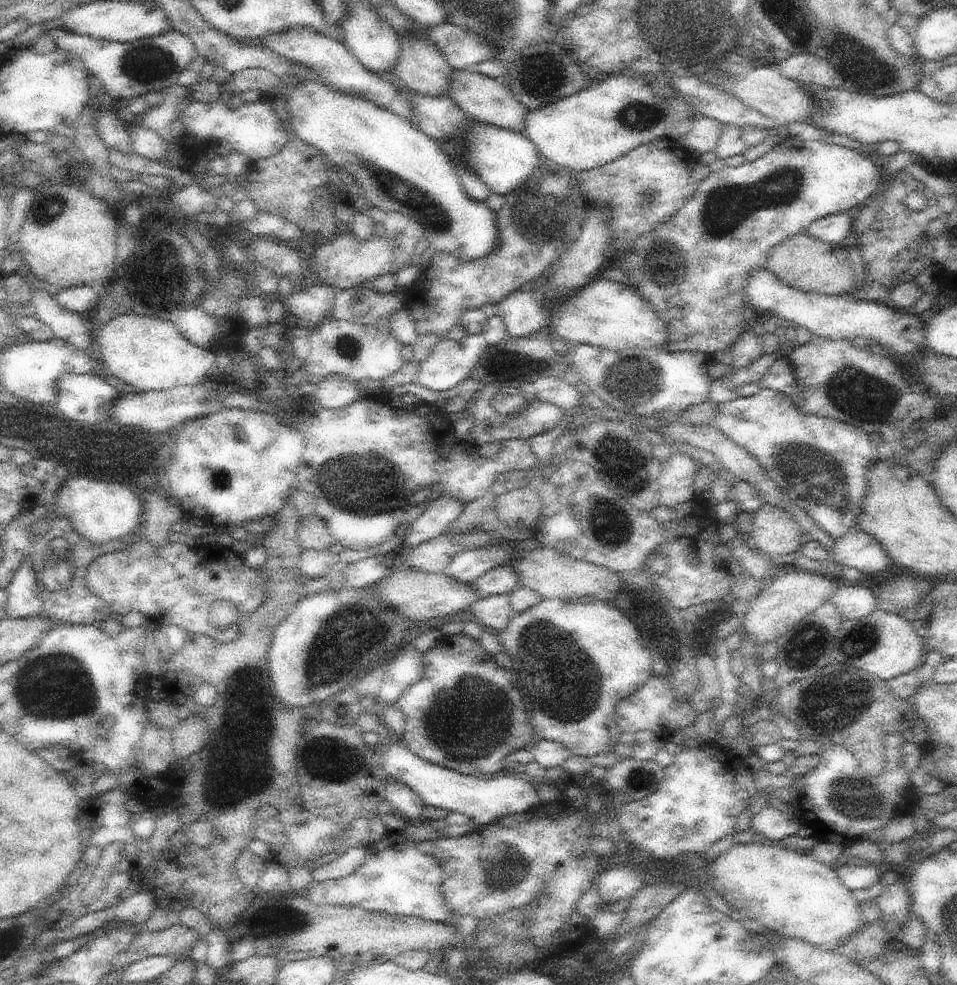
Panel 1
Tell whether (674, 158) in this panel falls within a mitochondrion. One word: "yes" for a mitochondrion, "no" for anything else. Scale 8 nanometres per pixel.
no

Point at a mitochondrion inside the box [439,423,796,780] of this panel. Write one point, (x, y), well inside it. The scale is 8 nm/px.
(561, 688)

